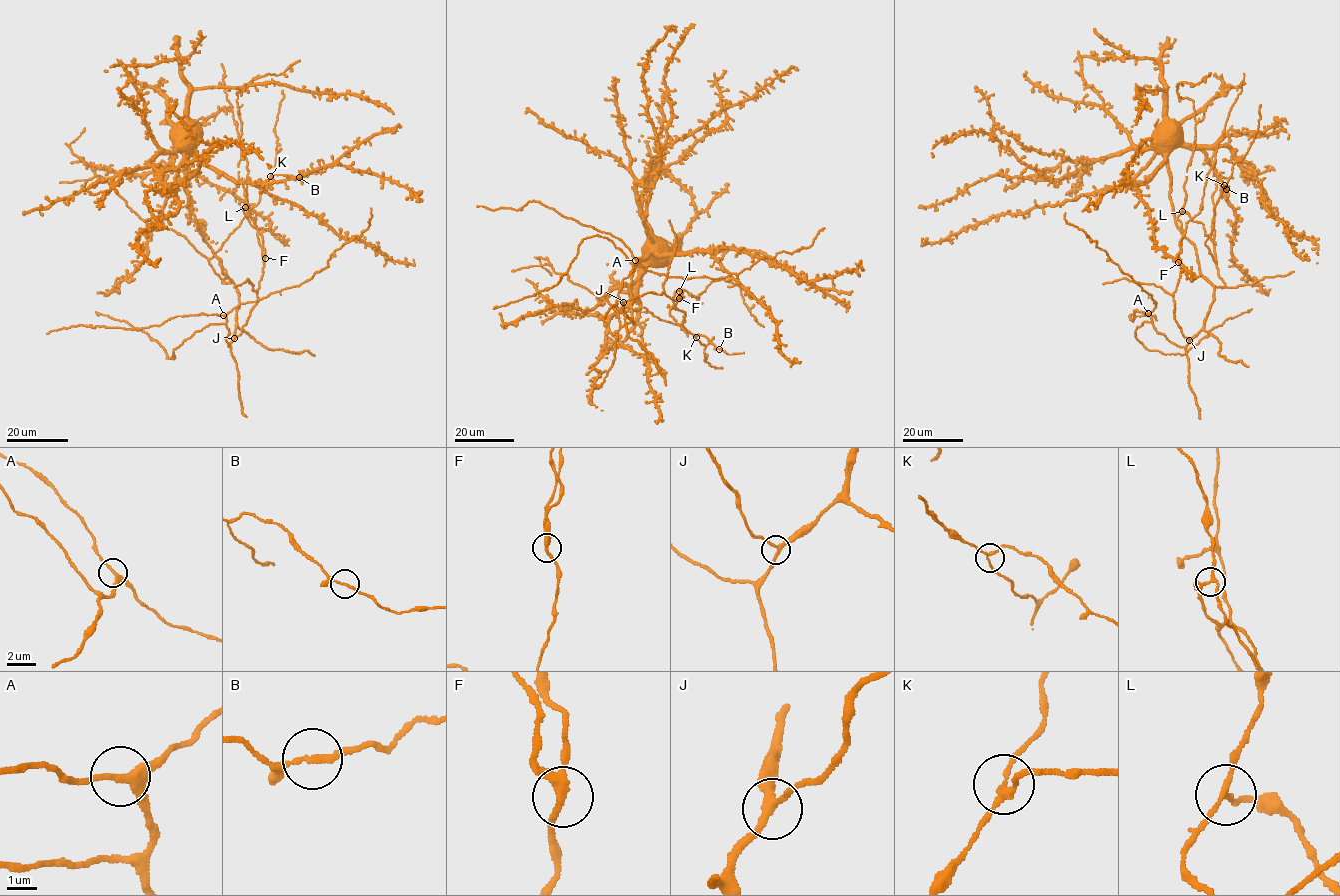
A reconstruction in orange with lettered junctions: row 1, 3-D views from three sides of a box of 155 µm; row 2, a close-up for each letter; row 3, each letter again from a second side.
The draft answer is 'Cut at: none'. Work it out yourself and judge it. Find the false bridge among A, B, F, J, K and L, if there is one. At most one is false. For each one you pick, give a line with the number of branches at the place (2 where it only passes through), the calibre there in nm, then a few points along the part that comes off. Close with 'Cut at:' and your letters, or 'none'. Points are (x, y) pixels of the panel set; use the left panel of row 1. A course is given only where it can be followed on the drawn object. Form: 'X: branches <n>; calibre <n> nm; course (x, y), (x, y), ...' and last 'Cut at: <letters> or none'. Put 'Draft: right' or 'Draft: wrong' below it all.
L: branches 3; calibre 160 nm; course (246, 207), (242, 208), (250, 223), (281, 236)
Cut at: L
Draft: wrong

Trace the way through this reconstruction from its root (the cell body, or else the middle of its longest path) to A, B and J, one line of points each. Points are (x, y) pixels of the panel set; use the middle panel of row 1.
A: (652, 248), (634, 263), (629, 288), (634, 302), (632, 323), (624, 315), (618, 291), (635, 260)
B: (652, 248), (634, 263), (629, 288), (632, 318), (620, 327), (618, 313), (644, 307), (704, 335), (719, 348)
J: (652, 248), (634, 263), (629, 288), (634, 302), (633, 323), (624, 315), (623, 302)

